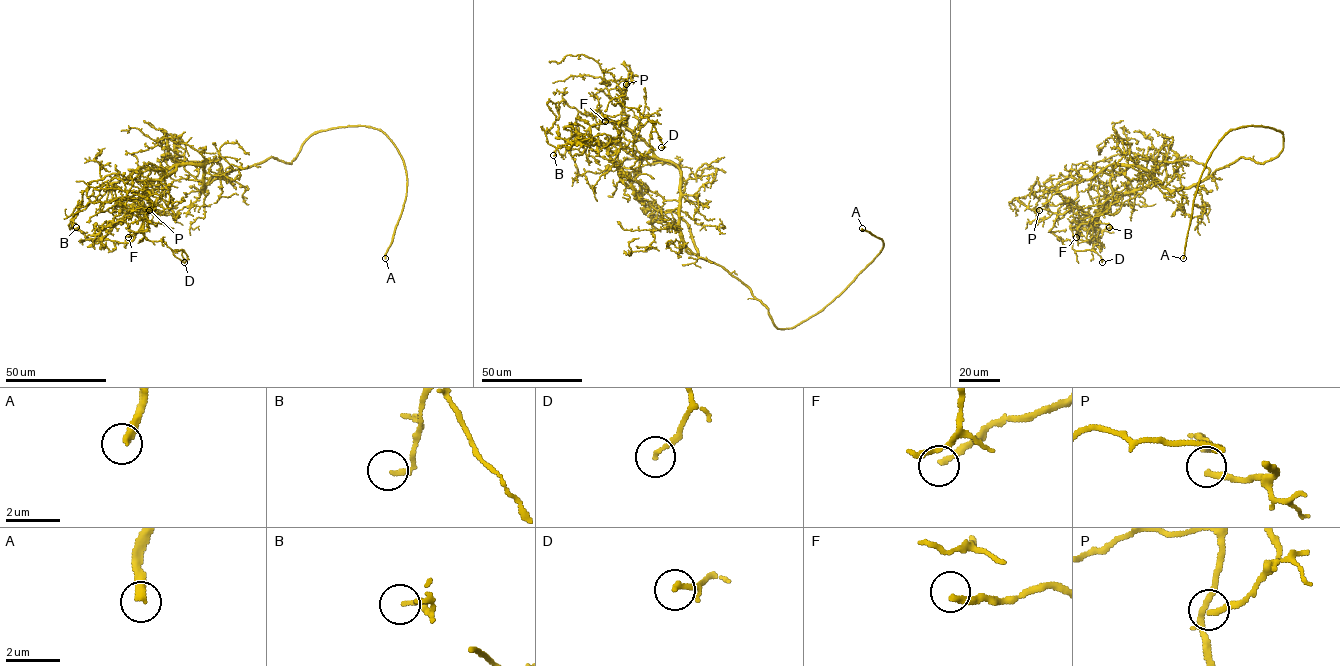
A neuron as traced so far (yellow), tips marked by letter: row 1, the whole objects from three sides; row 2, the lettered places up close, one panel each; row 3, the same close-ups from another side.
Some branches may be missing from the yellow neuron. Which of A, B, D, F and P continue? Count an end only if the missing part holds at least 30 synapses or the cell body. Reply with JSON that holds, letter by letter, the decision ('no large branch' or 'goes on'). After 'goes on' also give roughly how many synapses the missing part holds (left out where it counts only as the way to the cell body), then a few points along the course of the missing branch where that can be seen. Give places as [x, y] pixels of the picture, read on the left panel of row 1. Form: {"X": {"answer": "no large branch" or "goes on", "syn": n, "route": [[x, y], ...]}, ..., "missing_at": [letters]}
{"A": {"answer": "goes on"}, "B": {"answer": "no large branch"}, "D": {"answer": "no large branch"}, "F": {"answer": "goes on", "syn": 35}, "P": {"answer": "no large branch"}, "missing_at": ["A", "F"]}

